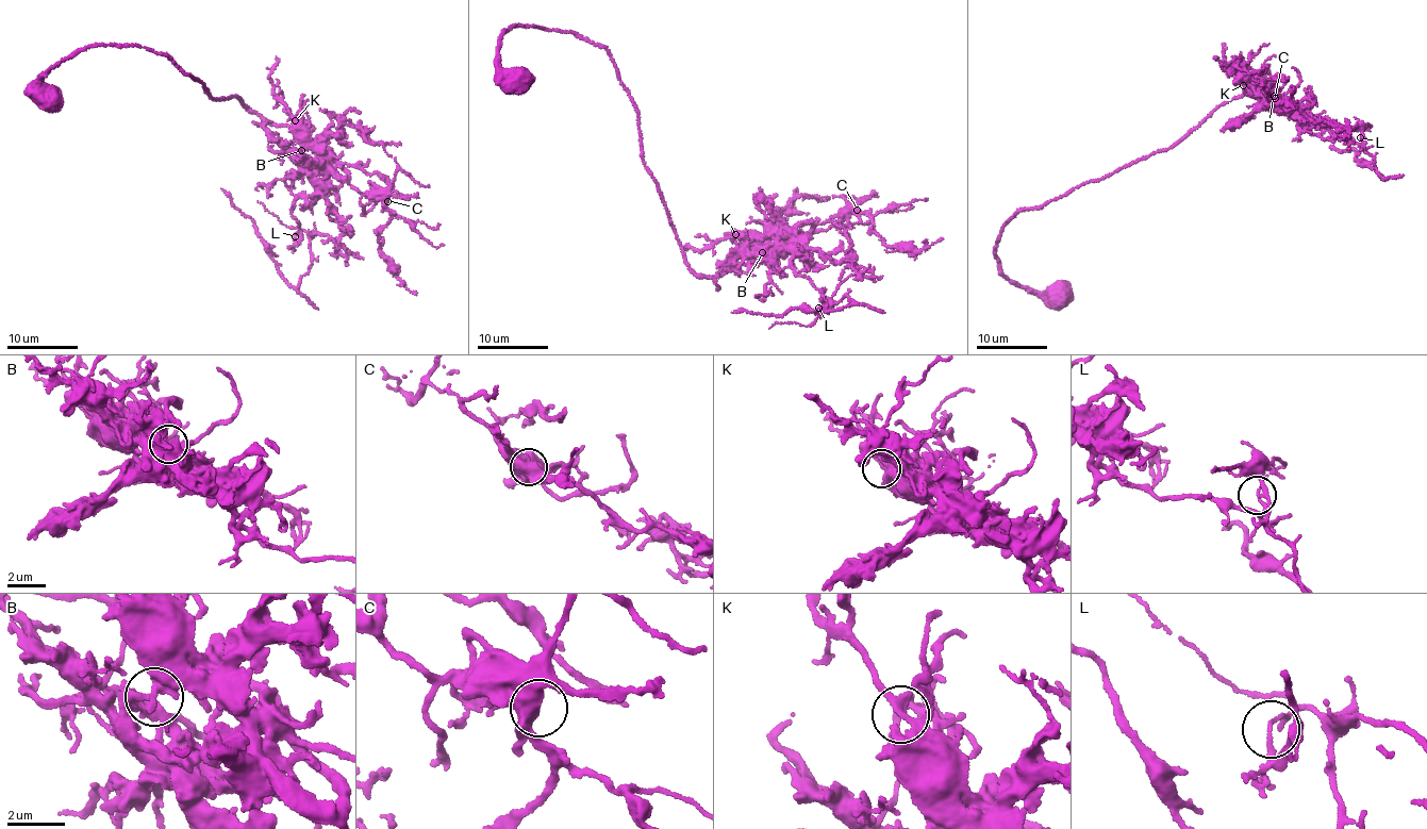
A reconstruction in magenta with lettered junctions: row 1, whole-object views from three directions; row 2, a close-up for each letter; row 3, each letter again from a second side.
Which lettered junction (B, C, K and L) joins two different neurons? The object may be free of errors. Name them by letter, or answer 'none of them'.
L

